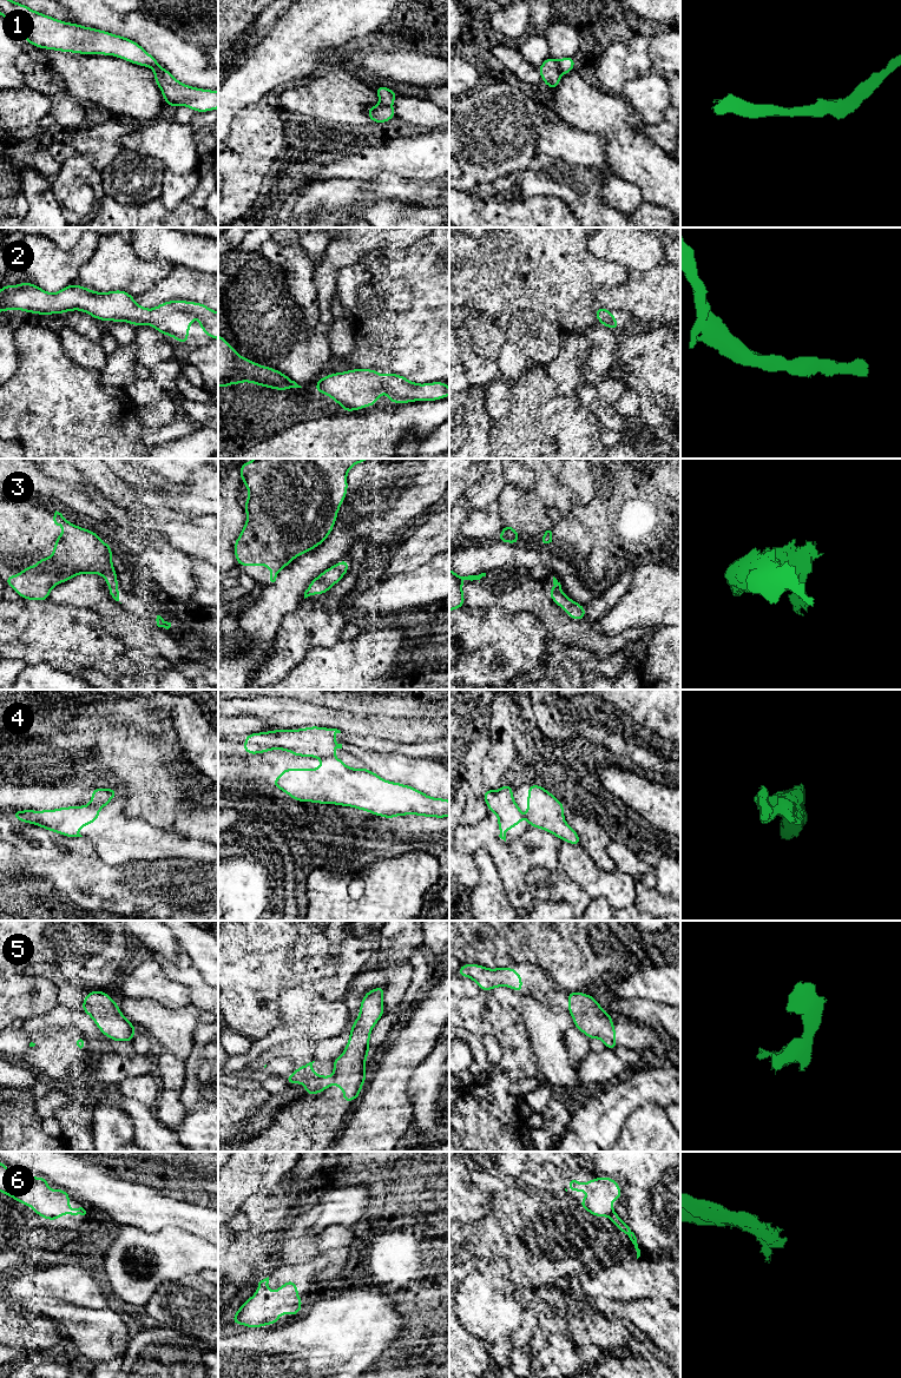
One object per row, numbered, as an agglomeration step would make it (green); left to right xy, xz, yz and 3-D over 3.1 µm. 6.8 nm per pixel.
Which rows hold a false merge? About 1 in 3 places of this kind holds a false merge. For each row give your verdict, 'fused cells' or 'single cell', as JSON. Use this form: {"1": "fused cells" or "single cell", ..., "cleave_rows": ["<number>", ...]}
{"1": "single cell", "2": "single cell", "3": "single cell", "4": "fused cells", "5": "single cell", "6": "single cell", "cleave_rows": ["4"]}

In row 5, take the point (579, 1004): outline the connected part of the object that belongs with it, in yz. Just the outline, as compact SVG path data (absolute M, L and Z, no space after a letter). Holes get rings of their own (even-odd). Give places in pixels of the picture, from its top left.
M580 991L567 994L567 1011L573 1016L574 1028L584 1033L588 1040L600 1039L605 1049L614 1050L617 1046L613 1017L591 995Z

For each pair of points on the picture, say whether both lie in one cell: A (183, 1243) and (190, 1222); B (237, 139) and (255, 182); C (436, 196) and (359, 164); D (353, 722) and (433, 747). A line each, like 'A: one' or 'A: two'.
A: two
B: one
C: two
D: two

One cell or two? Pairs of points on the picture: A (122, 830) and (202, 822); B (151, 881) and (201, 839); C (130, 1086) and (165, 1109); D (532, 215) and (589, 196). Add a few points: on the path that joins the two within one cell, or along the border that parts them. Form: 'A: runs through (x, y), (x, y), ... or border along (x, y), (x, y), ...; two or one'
A: runs through (144, 841), (189, 843); one
B: border along (172, 856), (205, 861); two
C: border along (160, 1089), (153, 1109); two
D: border along (539, 196), (559, 197), (574, 215); two

